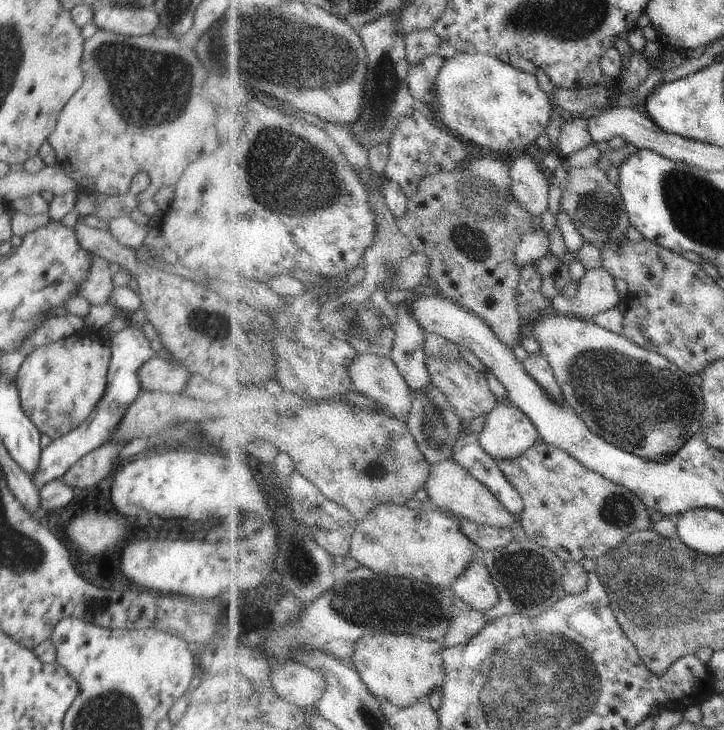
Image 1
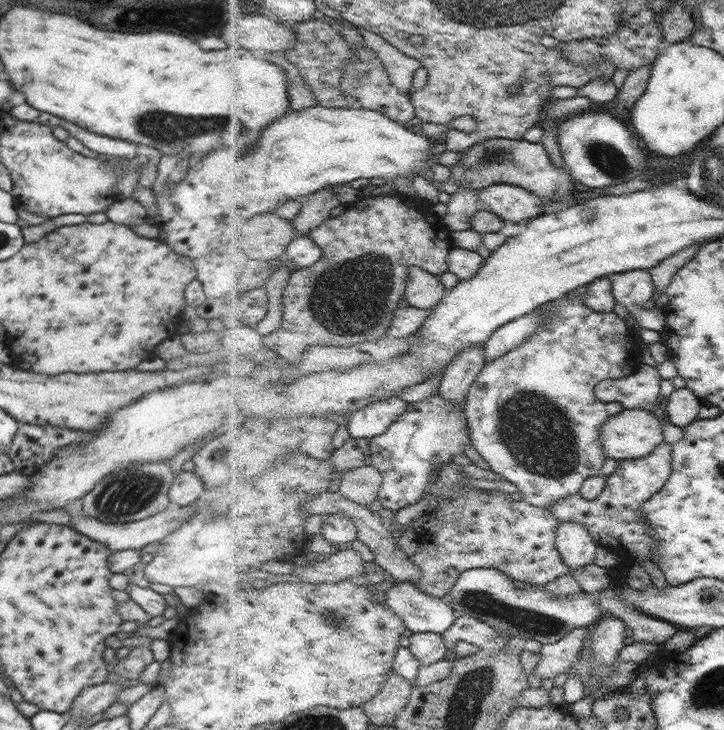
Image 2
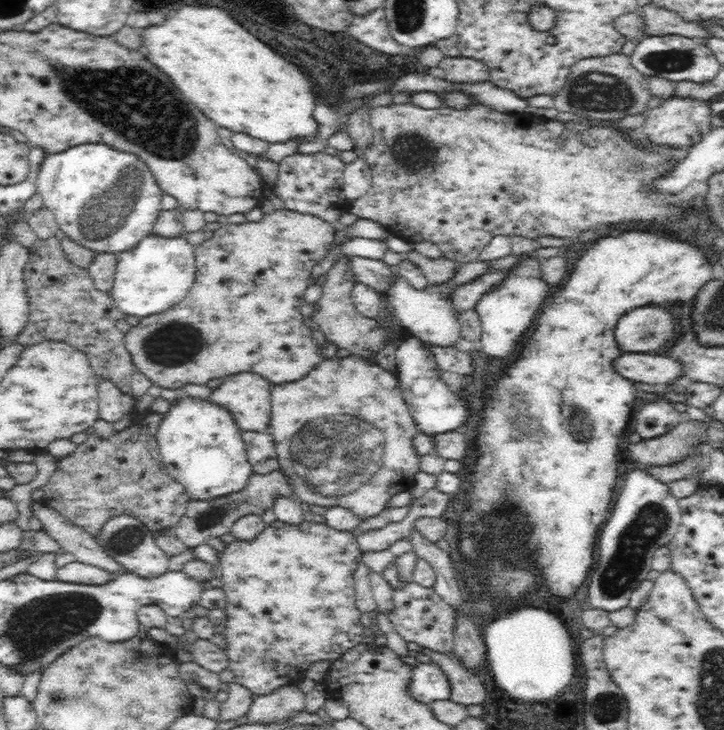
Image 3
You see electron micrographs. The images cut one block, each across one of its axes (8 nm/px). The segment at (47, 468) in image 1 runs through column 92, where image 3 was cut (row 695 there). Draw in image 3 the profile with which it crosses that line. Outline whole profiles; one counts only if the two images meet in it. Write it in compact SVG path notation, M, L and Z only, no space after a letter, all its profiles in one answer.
M409 661L412 665L410 696L424 703L450 698L452 695L450 680L442 673L440 667L432 663Z

